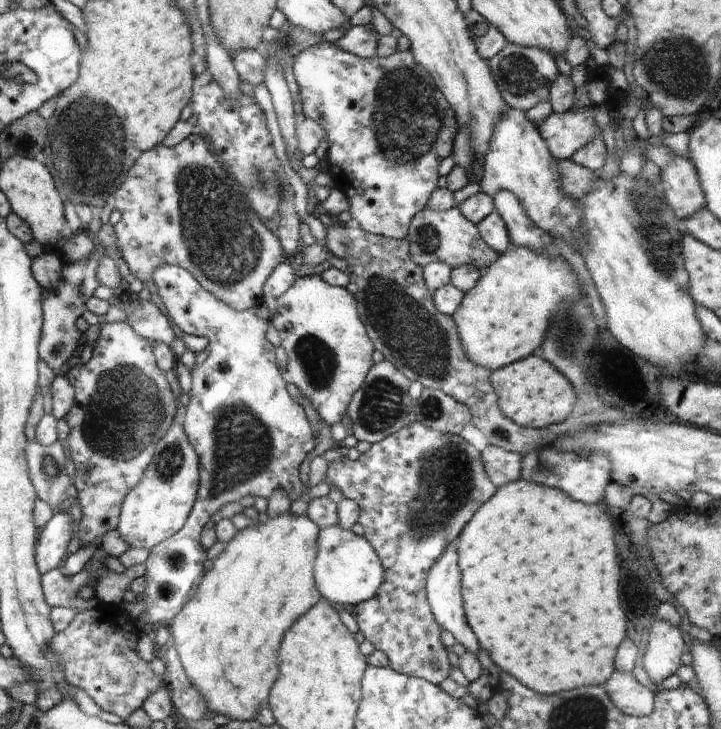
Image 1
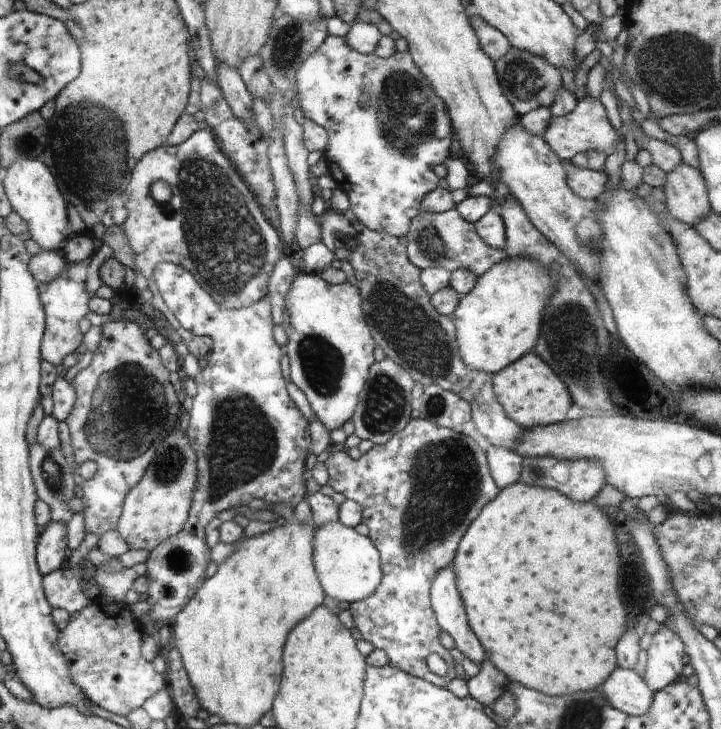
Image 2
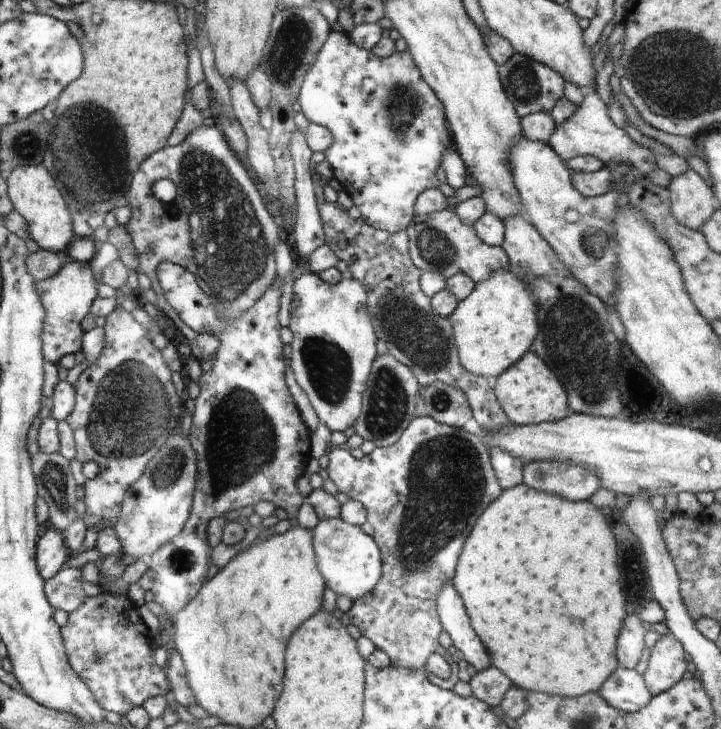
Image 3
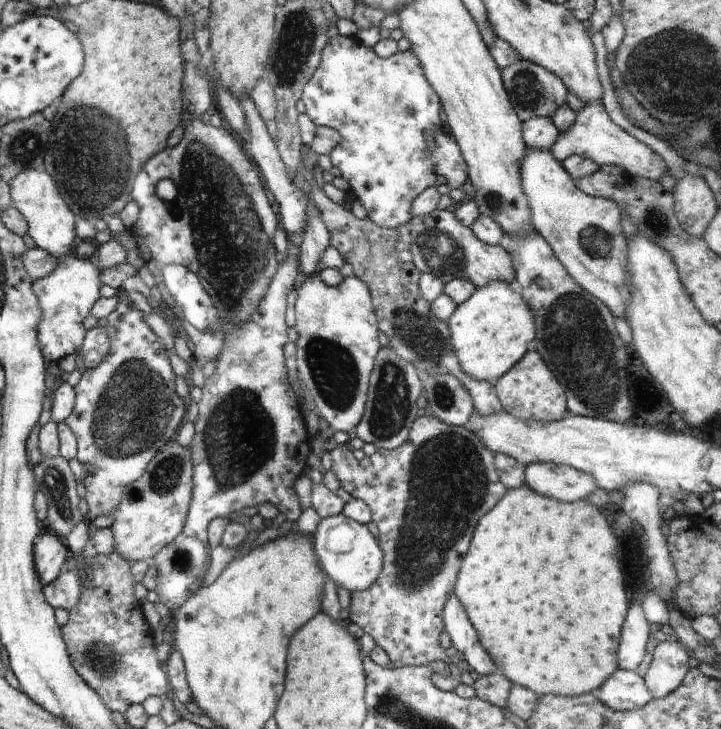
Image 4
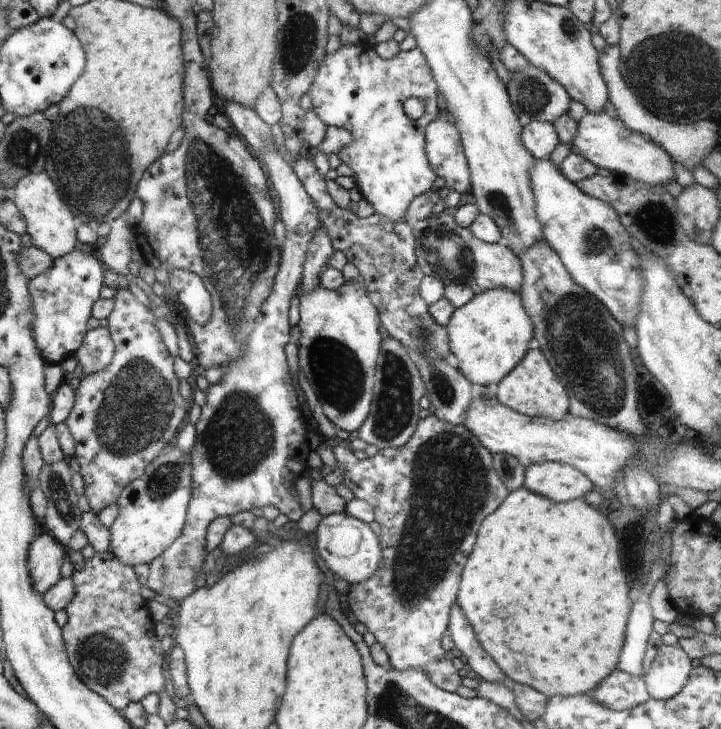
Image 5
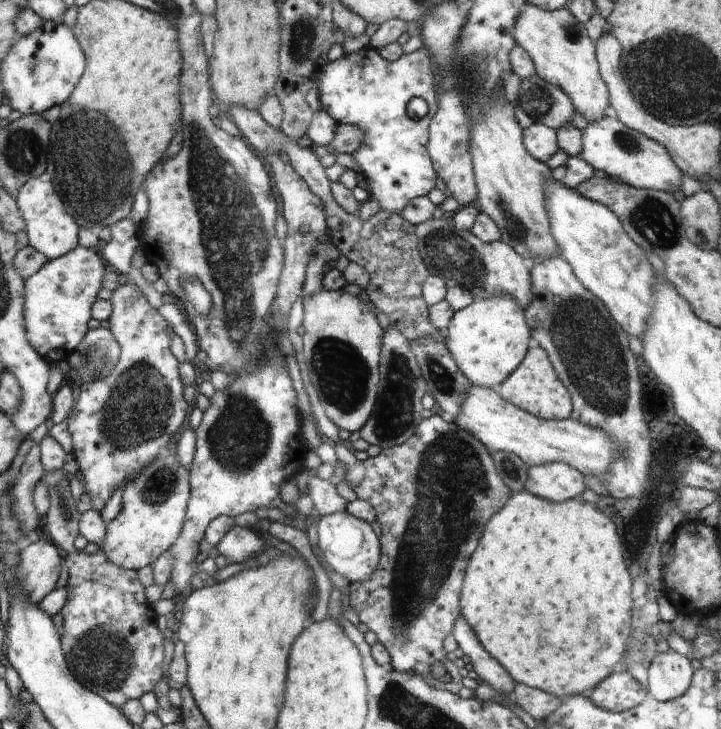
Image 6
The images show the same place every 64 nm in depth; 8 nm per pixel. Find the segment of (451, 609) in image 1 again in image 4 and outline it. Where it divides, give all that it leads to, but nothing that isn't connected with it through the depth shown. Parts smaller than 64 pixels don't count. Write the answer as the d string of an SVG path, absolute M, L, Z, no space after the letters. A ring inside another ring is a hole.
M452 592L442 608L444 631L450 635L452 645L462 655L463 664L479 676L487 676L498 669L484 651L478 634L474 631L462 602Z

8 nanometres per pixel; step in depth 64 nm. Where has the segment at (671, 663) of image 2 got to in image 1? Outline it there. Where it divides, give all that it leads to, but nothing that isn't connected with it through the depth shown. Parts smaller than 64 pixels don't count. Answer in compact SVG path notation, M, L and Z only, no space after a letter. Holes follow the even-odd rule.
M654 621L647 645L642 647L644 670L654 682L654 693L666 678L675 674L681 666L681 656L688 646L678 626L669 621Z

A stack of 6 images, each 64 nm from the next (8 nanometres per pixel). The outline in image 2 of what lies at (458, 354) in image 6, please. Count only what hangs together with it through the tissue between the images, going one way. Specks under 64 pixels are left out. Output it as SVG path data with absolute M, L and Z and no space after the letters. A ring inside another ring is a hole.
M526 256L506 258L504 262L493 265L485 274L477 278L474 288L461 298L458 307L451 315L462 360L474 370L482 370L494 375L533 352L544 324L544 308L548 306L548 300L552 298L552 290L555 288L556 278L550 274L550 270L546 270L544 266L540 266L538 262Z

